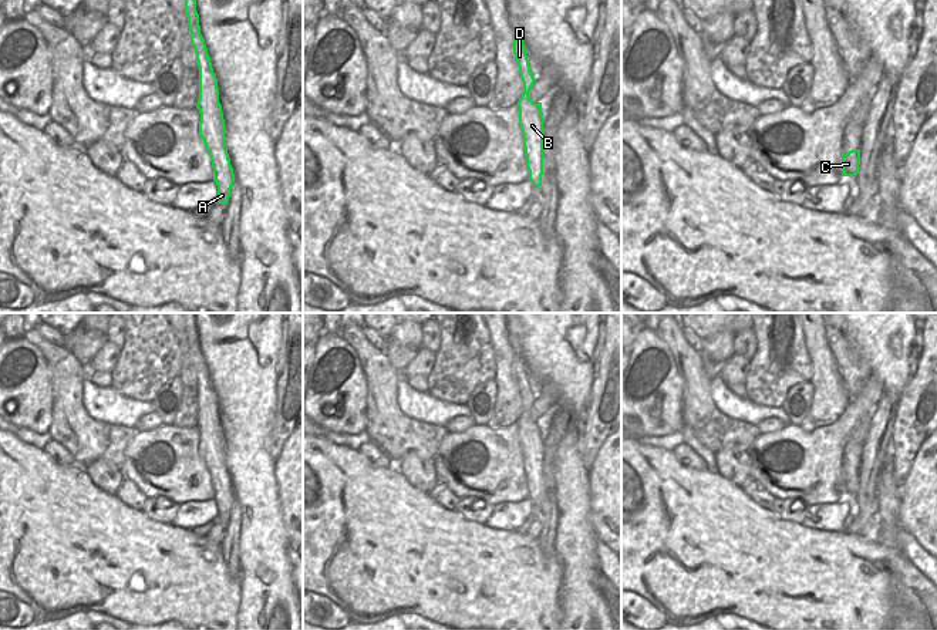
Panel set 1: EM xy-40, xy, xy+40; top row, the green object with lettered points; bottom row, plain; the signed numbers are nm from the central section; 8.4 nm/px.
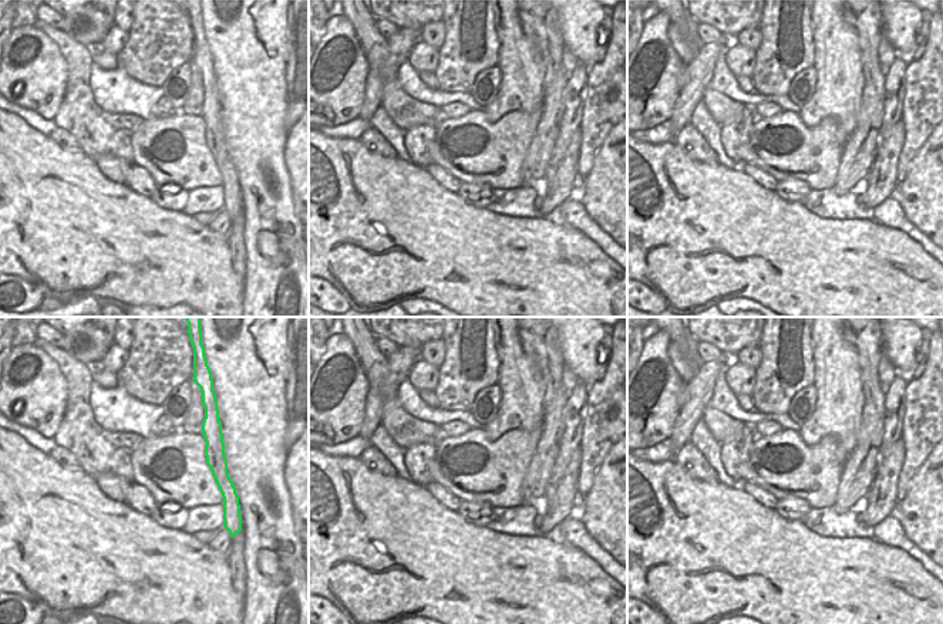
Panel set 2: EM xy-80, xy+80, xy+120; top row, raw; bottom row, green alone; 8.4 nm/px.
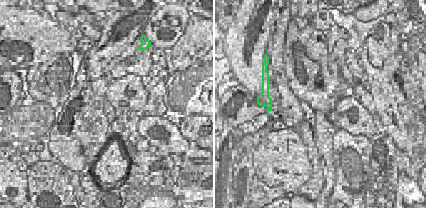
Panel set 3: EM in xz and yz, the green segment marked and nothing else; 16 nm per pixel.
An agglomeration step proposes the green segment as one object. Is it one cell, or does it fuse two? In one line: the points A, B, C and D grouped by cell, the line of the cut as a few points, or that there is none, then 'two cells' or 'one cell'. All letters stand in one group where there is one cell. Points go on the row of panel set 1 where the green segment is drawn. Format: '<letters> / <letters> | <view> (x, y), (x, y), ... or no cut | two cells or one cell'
A B D / C | xy (523, 141), (542, 142) | two cells

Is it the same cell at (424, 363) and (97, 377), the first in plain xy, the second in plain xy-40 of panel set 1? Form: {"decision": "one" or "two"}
{"decision": "two"}

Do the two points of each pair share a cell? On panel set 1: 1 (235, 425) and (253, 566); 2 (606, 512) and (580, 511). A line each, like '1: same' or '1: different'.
1: same
2: different

